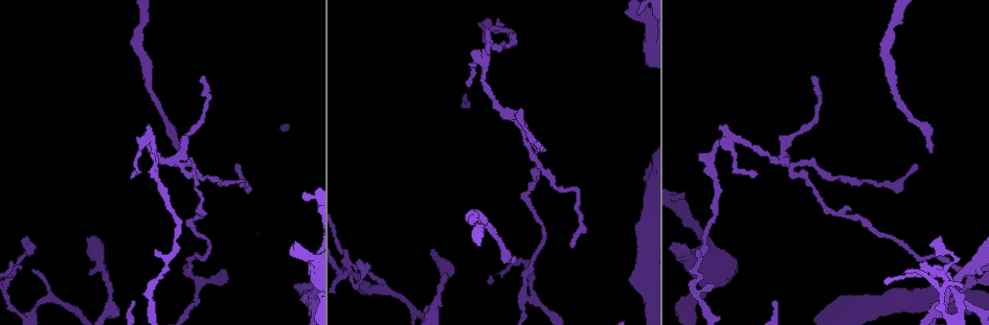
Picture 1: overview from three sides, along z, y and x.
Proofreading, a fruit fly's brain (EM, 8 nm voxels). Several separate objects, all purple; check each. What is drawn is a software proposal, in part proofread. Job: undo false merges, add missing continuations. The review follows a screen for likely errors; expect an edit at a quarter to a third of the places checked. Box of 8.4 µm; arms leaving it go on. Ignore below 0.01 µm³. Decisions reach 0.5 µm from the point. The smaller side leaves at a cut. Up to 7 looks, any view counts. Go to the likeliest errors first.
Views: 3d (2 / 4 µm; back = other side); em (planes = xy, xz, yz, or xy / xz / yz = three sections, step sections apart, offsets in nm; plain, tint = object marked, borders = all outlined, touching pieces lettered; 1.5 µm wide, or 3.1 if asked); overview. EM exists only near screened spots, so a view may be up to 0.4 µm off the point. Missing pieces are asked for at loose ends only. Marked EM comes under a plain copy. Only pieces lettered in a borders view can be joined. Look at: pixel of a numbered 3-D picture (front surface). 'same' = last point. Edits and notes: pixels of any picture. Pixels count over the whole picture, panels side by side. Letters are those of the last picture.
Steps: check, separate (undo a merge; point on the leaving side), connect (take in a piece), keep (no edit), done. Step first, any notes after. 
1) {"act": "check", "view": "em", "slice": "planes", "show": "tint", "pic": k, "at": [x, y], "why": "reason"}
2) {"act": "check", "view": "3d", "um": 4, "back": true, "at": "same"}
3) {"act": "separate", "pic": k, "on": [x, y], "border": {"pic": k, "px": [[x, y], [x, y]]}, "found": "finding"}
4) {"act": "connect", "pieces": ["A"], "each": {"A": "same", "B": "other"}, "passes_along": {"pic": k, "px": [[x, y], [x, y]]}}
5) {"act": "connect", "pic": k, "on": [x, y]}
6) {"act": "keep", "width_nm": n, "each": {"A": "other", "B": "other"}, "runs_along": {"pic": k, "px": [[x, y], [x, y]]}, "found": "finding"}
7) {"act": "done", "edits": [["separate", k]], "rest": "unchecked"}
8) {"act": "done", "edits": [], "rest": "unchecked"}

{"act": "check", "view": "3d", "um": 4, "pic": 1, "at": [515, 262], "why": "an open end"}

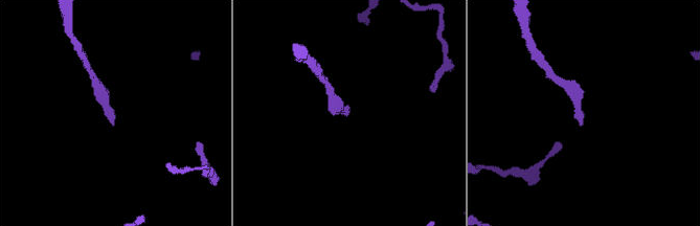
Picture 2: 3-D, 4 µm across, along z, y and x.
{"act": "check", "view": "em", "slice": "xz", "step": 8, "show": "tint", "pic": 2, "at": [113, 126], "why": "shape alone is not enough"}

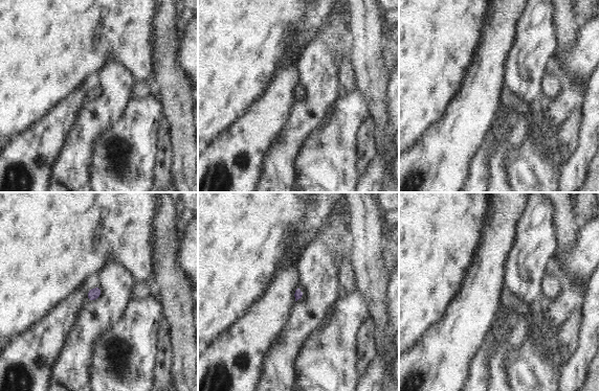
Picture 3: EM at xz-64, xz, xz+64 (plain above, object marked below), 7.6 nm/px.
{"act": "check", "view": "em", "slice": "planes", "show": "borders", "at": "same"}

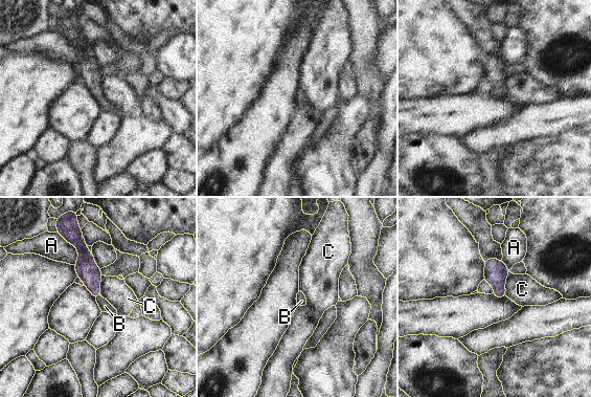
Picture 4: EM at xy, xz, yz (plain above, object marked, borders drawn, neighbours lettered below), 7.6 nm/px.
{"act": "connect", "pieces": ["B"], "each": {"A": "other", "B": "same", "C": "other"}, "passes_along": {"pic": 4, "px": [[88, 271], [97, 296], [105, 306]]}, "found": "it goes on there"}

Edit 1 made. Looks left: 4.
{"act": "check", "view": "em", "slice": "planes", "show": "borders", "pic": 1, "at": [534, 301], "why": "four arms meet"}

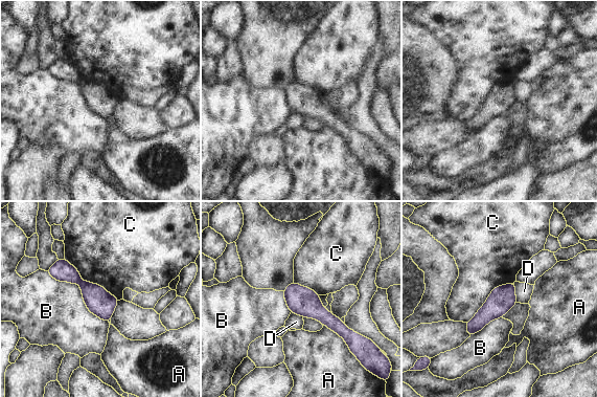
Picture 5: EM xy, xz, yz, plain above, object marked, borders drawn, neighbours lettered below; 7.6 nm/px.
{"act": "separate", "pic": 5, "on": [98, 301], "each": {"A": "other", "B": "other", "C": "other", "D": "other"}, "found": "two cells meet here"}

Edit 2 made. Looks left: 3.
{"act": "check", "view": "3d", "um": 2, "pic": 1, "at": [295, 285], "why": "stops while still wide"}

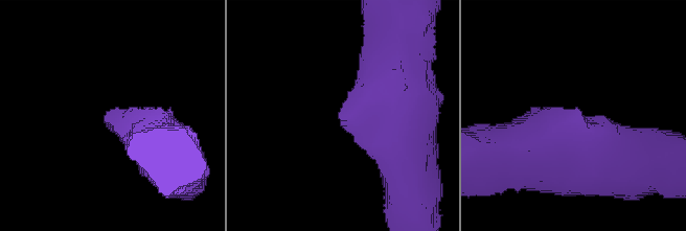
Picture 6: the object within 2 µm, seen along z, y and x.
{"act": "check", "view": "em", "slice": "xz", "step": 4, "show": "tint", "pic": 6, "at": [579, 113], "why": "shape alone is not enough"}

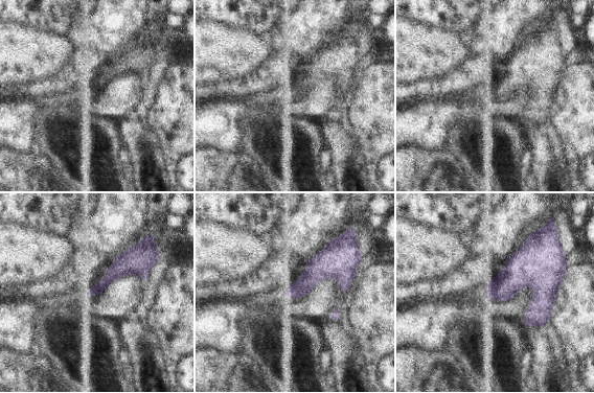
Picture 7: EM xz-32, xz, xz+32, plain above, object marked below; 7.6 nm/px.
{"act": "check", "view": "em", "slice": "planes", "show": "borders", "at": "same"}

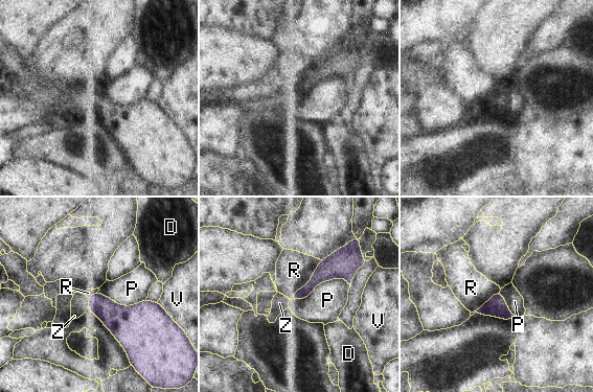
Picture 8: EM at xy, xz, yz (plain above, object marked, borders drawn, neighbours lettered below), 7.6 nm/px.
{"act": "keep", "each": {"D": "other", "P": "other", "R": "other", "V": "other", "Z": "other"}, "border": {"pic": 8, "px": [[350, 284], [332, 278], [291, 300]]}, "found": "no lettered piece goes on from it"}

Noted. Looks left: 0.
{"act": "done", "edits": [["connect", 4], ["separate", 5]], "rest": "unchecked"}

